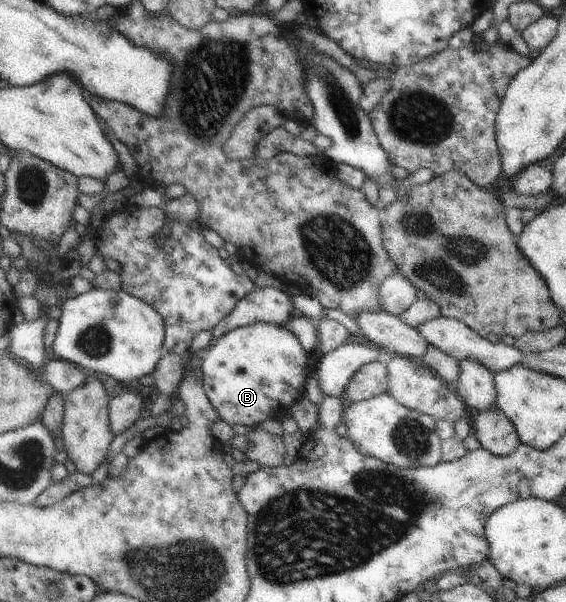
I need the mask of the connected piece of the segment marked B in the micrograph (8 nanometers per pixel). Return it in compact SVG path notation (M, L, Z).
M261 321L238 327L221 337L212 344L199 365L205 395L221 419L231 426L235 424L254 426L267 419L284 418L293 403L304 395L309 359L310 354L303 349L295 333L283 324L275 325Z

